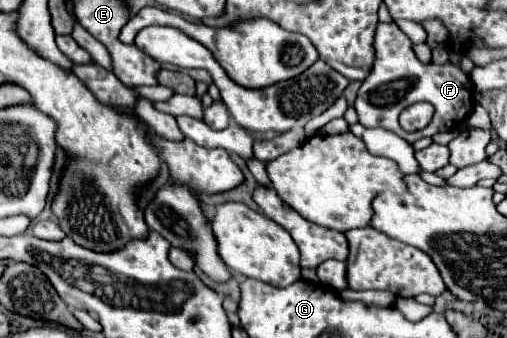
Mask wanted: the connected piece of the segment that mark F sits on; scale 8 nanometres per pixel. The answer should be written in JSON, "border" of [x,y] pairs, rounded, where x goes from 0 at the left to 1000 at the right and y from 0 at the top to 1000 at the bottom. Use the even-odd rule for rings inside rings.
{"border":[[[779,65],[771,71],[748,71],[740,101],[740,189],[732,219],[720,231],[704,272],[700,325],[708,343],[708,361],[724,379],[759,379],[779,396],[787,396],[795,414],[815,426],[826,408],[854,402],[862,391],[893,385],[901,379],[933,325],[933,249],[925,225],[901,195],[909,178],[909,154],[890,148],[890,172],[882,189],[834,189],[822,178],[815,154],[815,130],[807,112],[783,83]],[[819,302],[850,302],[858,314],[858,337],[850,367],[838,385],[826,391],[799,391],[787,373],[787,337],[807,308]]]}

